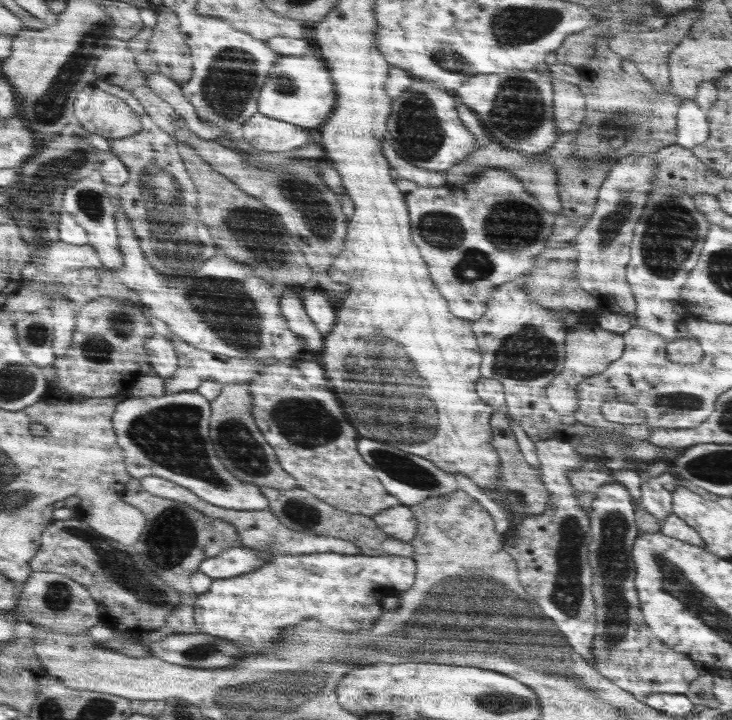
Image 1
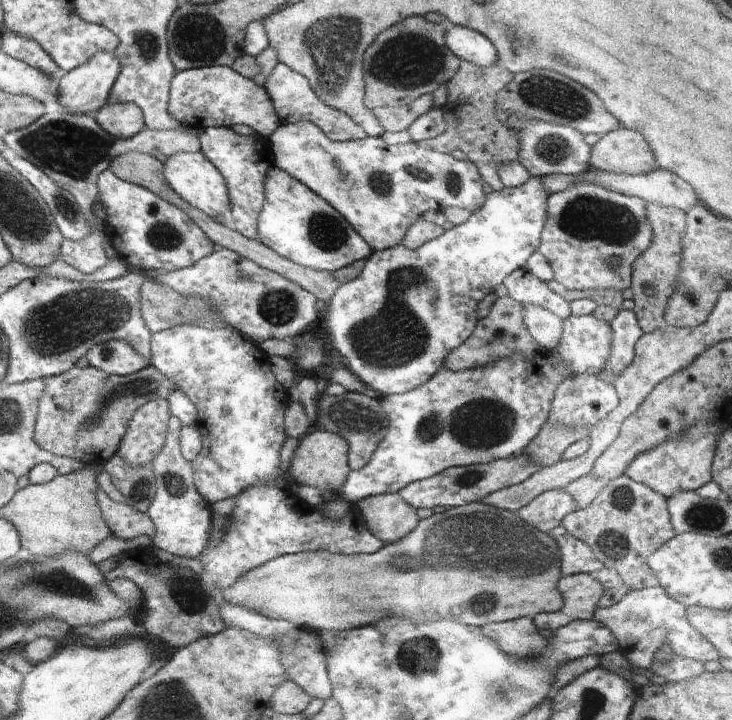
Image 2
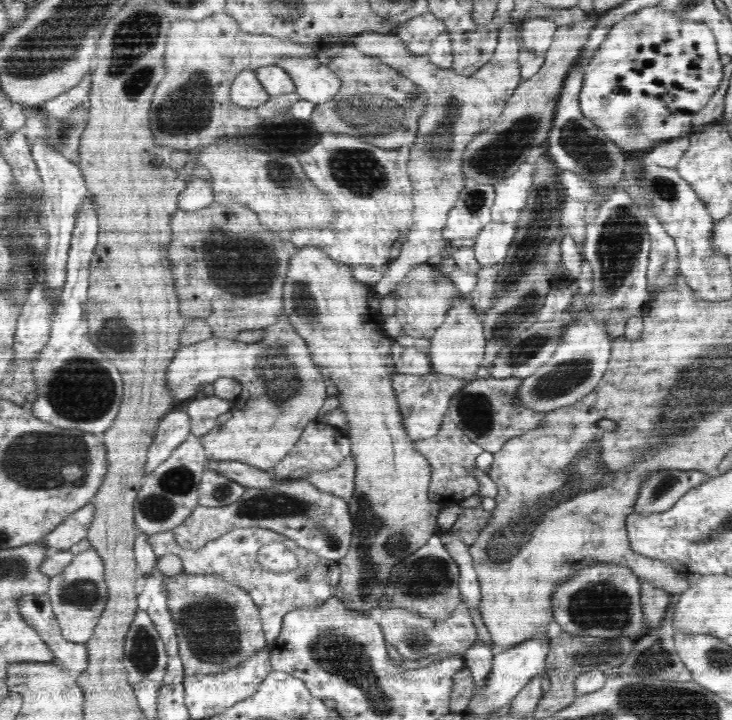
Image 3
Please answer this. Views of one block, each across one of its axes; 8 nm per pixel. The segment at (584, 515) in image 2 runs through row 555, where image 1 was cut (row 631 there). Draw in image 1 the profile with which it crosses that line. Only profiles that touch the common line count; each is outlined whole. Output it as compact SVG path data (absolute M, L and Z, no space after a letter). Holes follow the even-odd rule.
M614 481L600 484L595 490L589 517L592 540L588 545L591 592L596 604L596 631L592 639L594 668L638 699L652 693L685 694L690 682L699 676L694 662L658 639L642 615L632 560L632 547L639 532L632 496L624 485Z

